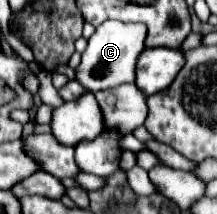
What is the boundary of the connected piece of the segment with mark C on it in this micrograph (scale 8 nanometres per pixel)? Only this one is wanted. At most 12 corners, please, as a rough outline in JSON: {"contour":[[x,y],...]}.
{"contour":[[104,21],[76,81],[86,91],[134,83],[146,25]]}

